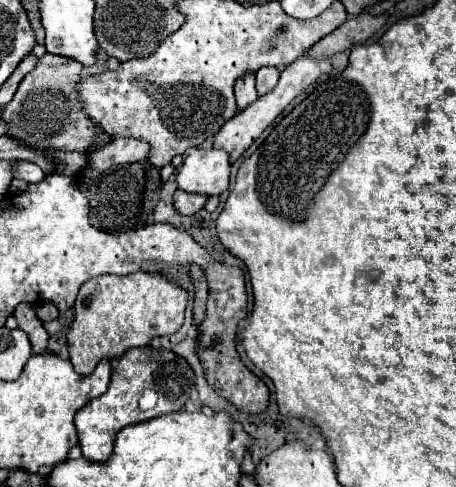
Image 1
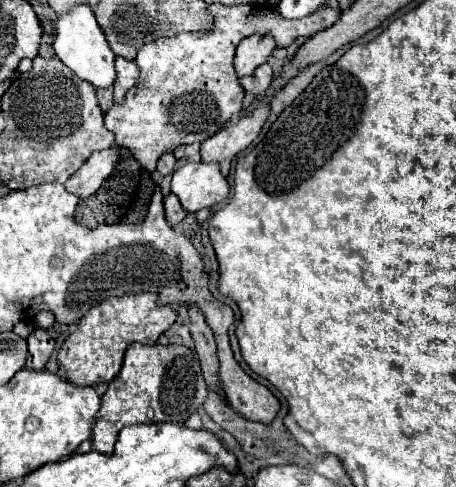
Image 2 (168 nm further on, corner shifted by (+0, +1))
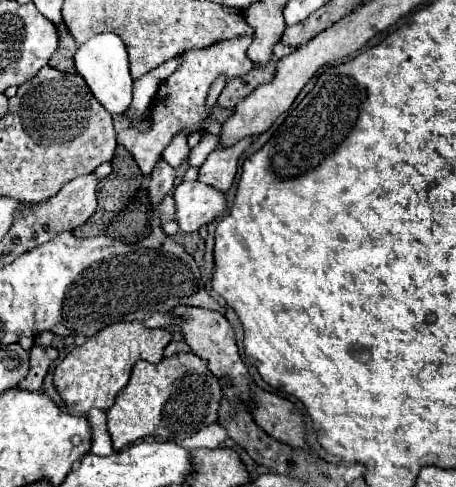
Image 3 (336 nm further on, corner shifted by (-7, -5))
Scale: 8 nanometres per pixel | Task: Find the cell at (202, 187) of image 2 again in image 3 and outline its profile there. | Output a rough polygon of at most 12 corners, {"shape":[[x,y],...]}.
{"shape":[[200,180],[174,190],[182,232],[226,210],[226,194]]}

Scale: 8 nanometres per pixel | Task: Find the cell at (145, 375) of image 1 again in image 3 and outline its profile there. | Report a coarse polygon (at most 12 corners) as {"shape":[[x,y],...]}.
{"shape":[[194,352],[138,360],[106,410],[114,450],[216,422],[218,378]]}

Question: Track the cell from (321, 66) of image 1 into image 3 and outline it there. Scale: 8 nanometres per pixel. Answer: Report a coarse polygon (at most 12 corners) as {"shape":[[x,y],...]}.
{"shape":[[252,136],[216,148],[200,166],[198,180],[226,192]]}

